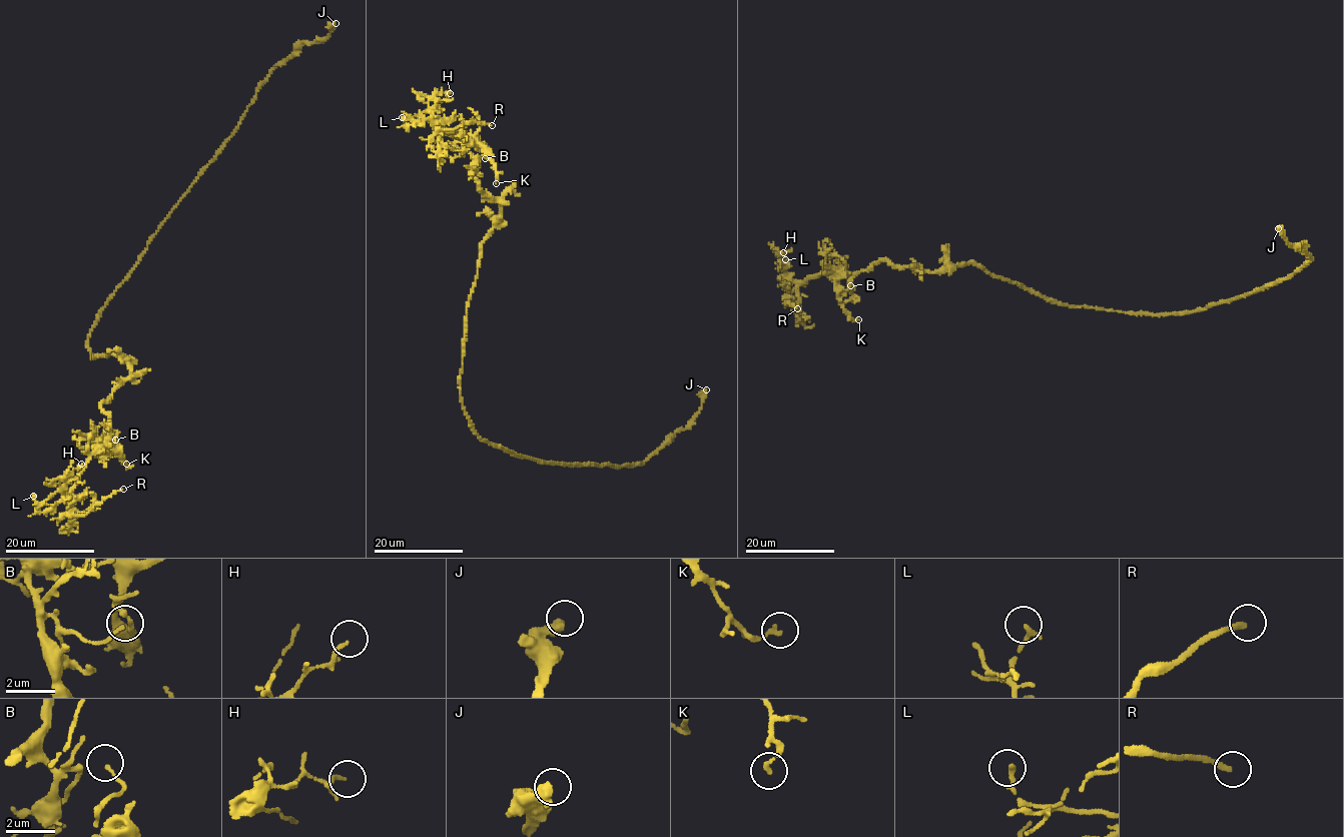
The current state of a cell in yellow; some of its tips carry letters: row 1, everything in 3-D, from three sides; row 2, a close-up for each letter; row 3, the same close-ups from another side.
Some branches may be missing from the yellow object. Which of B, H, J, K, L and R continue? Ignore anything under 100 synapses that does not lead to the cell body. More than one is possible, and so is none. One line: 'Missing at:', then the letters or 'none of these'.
Missing at: R

